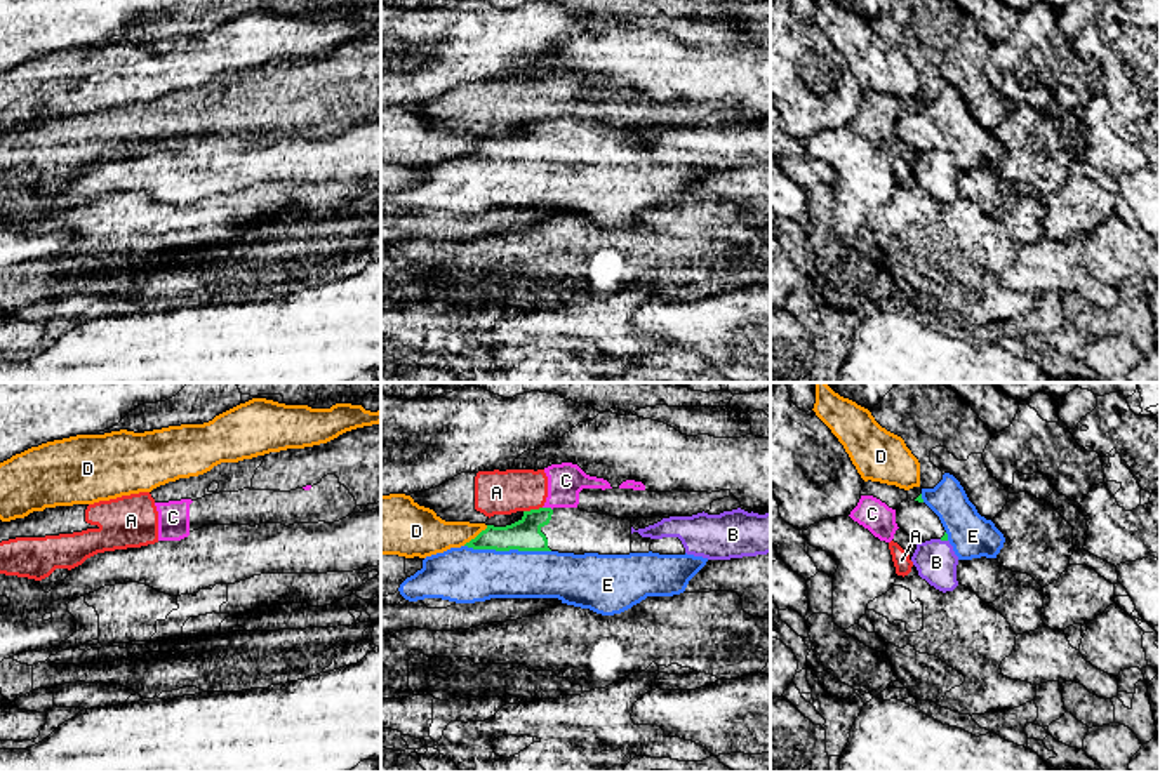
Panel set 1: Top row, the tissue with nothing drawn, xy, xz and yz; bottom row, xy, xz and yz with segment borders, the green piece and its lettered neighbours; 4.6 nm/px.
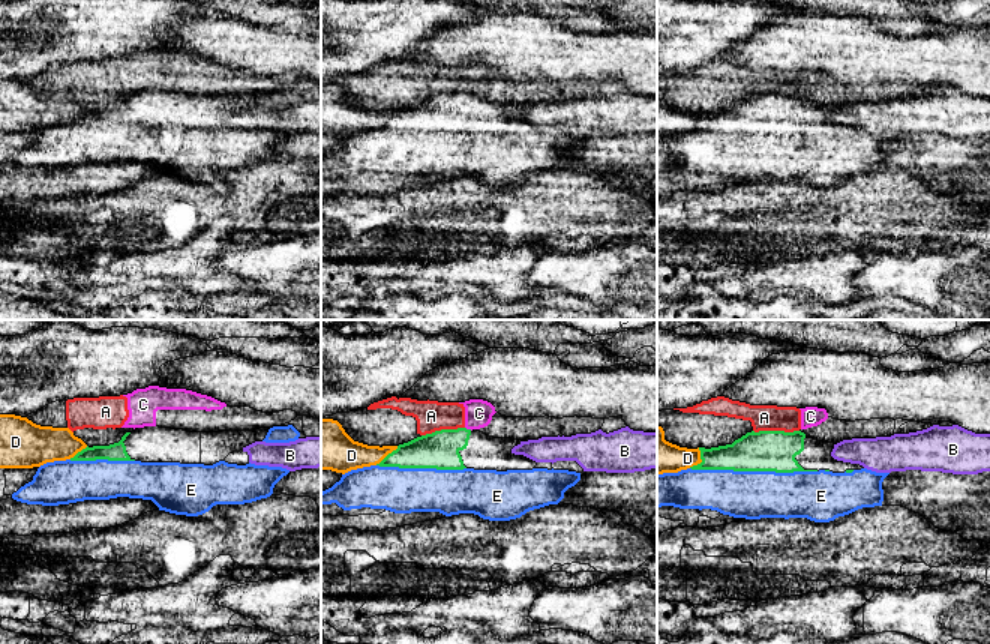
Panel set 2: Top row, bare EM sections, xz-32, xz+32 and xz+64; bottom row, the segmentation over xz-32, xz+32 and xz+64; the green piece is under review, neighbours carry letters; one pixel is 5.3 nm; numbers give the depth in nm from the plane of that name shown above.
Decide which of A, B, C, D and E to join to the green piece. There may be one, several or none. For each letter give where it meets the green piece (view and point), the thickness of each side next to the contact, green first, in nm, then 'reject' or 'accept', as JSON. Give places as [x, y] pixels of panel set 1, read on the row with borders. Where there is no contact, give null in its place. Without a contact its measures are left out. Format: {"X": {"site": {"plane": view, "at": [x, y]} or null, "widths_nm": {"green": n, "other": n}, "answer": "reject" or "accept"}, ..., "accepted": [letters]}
{"A": {"site": {"plane": "xz", "at": [533, 510]}, "widths_nm": {"green": 150, "other": 200}, "answer": "reject"}, "B": {"site": {"plane": "yz", "at": [943, 539]}, "widths_nm": {"green": 30, "other": 190}, "answer": "reject"}, "C": {"site": {"plane": "xz", "at": [548, 508]}, "widths_nm": {"green": 150, "other": 170}, "answer": "reject"}, "D": {"site": {"plane": "xz", "at": [477, 536]}, "widths_nm": {"green": 150, "other": 200}, "answer": "reject"}, "E": {"site": {"plane": "xz", "at": [508, 550]}, "widths_nm": {"green": 150, "other": 260}, "answer": "accept"}, "accepted": ["E"]}

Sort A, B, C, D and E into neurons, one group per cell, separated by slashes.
A C / B / D / E

